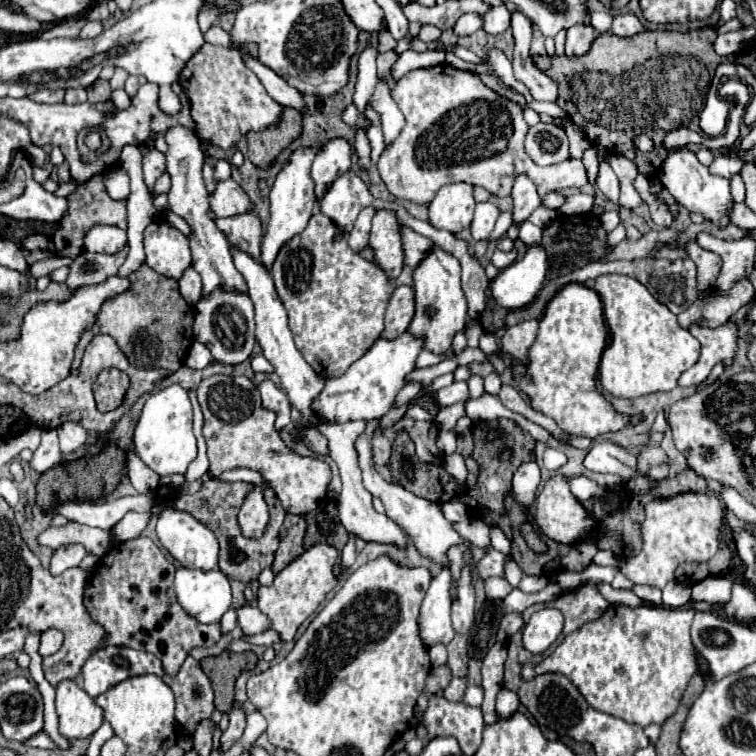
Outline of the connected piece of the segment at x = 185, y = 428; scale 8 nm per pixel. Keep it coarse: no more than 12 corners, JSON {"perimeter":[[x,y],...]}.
{"perimeter":[[180,385],[152,393],[136,455],[158,475],[196,459],[192,403]]}

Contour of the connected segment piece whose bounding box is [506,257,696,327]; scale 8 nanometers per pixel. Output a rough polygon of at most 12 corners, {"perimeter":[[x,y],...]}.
{"perimeter":[[594,261],[546,283],[538,299],[508,311],[506,327],[544,313],[568,283],[606,273],[638,279],[678,315],[696,301],[694,261]]}

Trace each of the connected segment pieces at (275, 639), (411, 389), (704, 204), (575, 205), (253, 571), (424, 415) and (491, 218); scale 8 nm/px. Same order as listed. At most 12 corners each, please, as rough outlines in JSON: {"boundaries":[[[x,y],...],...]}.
{"boundaries":[[[272,629],[254,635],[254,637],[244,637],[244,641],[256,643],[256,645],[266,645],[272,647],[280,643],[278,633]],[[408,383],[394,399],[394,407],[408,405],[420,391],[420,383]],[[688,149],[670,151],[660,181],[688,211],[730,225],[728,179]],[[568,195],[558,207],[562,215],[582,215],[592,209],[592,195]],[[208,479],[172,499],[220,541],[220,571],[244,585],[272,567],[286,511],[266,489],[260,539],[236,517],[252,485]],[[410,405],[402,417],[410,419],[432,419],[426,409]],[[476,203],[474,241],[488,239],[498,219],[494,203]]]}

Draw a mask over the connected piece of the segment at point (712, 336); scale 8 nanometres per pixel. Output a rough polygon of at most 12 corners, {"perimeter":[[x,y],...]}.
{"perimeter":[[734,321],[720,327],[690,325],[700,341],[700,359],[680,375],[694,387],[714,365],[730,367],[738,351]]}

